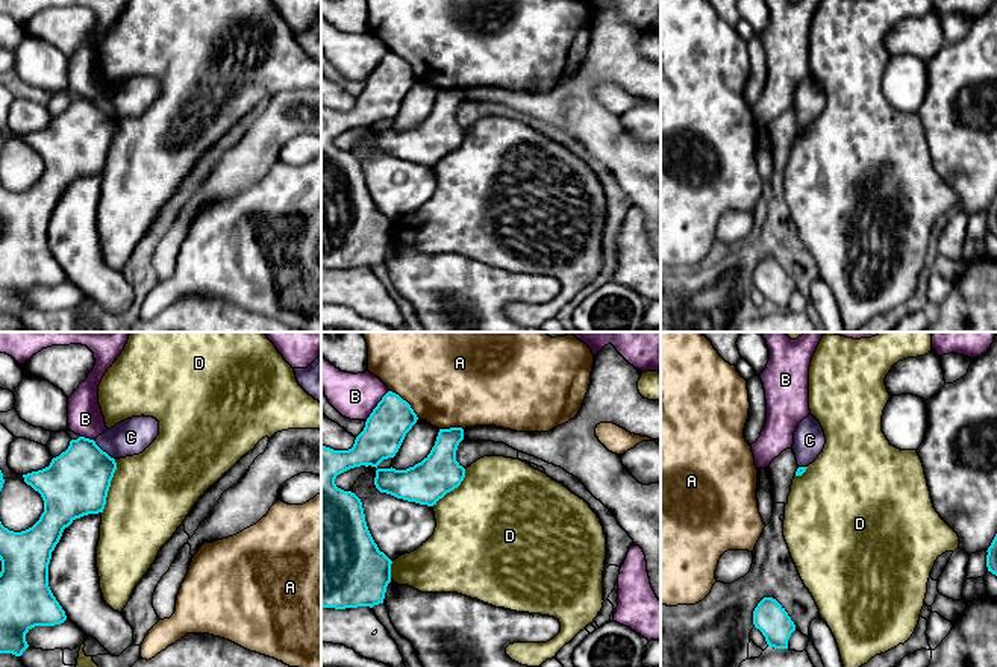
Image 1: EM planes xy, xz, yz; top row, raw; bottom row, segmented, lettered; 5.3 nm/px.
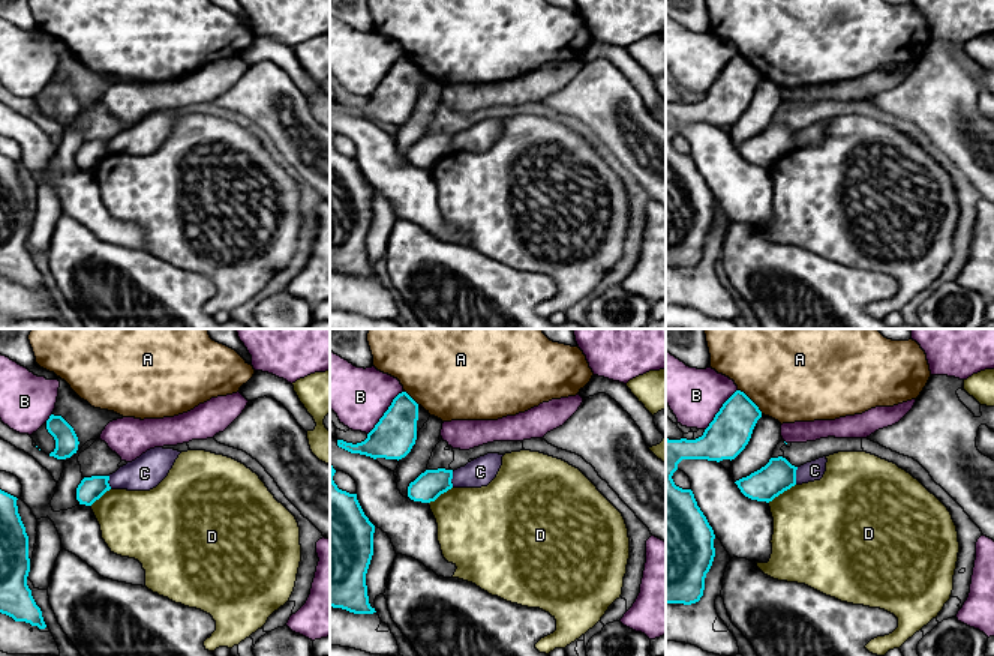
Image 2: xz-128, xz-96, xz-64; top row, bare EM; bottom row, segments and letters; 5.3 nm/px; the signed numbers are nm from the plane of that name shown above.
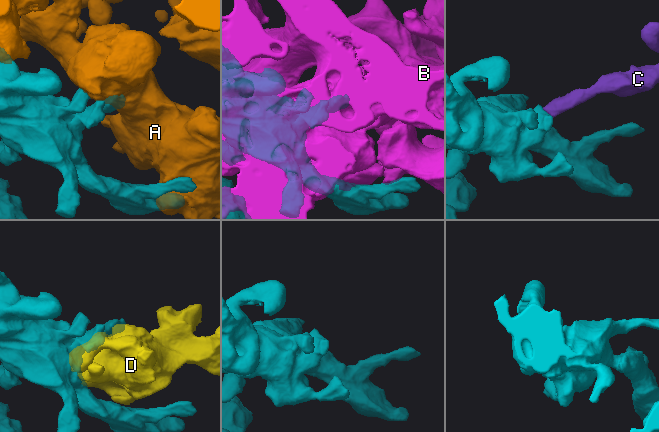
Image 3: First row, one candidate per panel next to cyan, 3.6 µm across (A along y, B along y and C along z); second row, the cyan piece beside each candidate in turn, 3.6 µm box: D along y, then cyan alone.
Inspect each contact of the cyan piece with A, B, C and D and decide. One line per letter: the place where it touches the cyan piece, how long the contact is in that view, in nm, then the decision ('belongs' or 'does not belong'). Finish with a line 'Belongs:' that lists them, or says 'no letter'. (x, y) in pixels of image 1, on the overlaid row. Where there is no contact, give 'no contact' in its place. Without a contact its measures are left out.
A: xz (406, 402) | 220 nm | does not belong
B: xz (376, 407) | 220 nm | does not belong
C: xy (102, 450) | 160 nm | does not belong
D: xy (109, 485) | 300 nm | does not belong
Belongs: no letter

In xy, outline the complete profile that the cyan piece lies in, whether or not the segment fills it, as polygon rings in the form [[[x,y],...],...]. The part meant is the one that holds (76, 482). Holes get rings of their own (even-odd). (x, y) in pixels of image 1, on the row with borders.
[[[79,437],[50,465],[23,474],[24,482],[44,500],[44,512],[29,529],[14,532],[0,521],[0,653],[21,656],[29,647],[26,634],[35,626],[55,626],[67,620],[65,611],[48,587],[52,552],[62,532],[76,518],[103,512],[117,462],[94,440]]]

